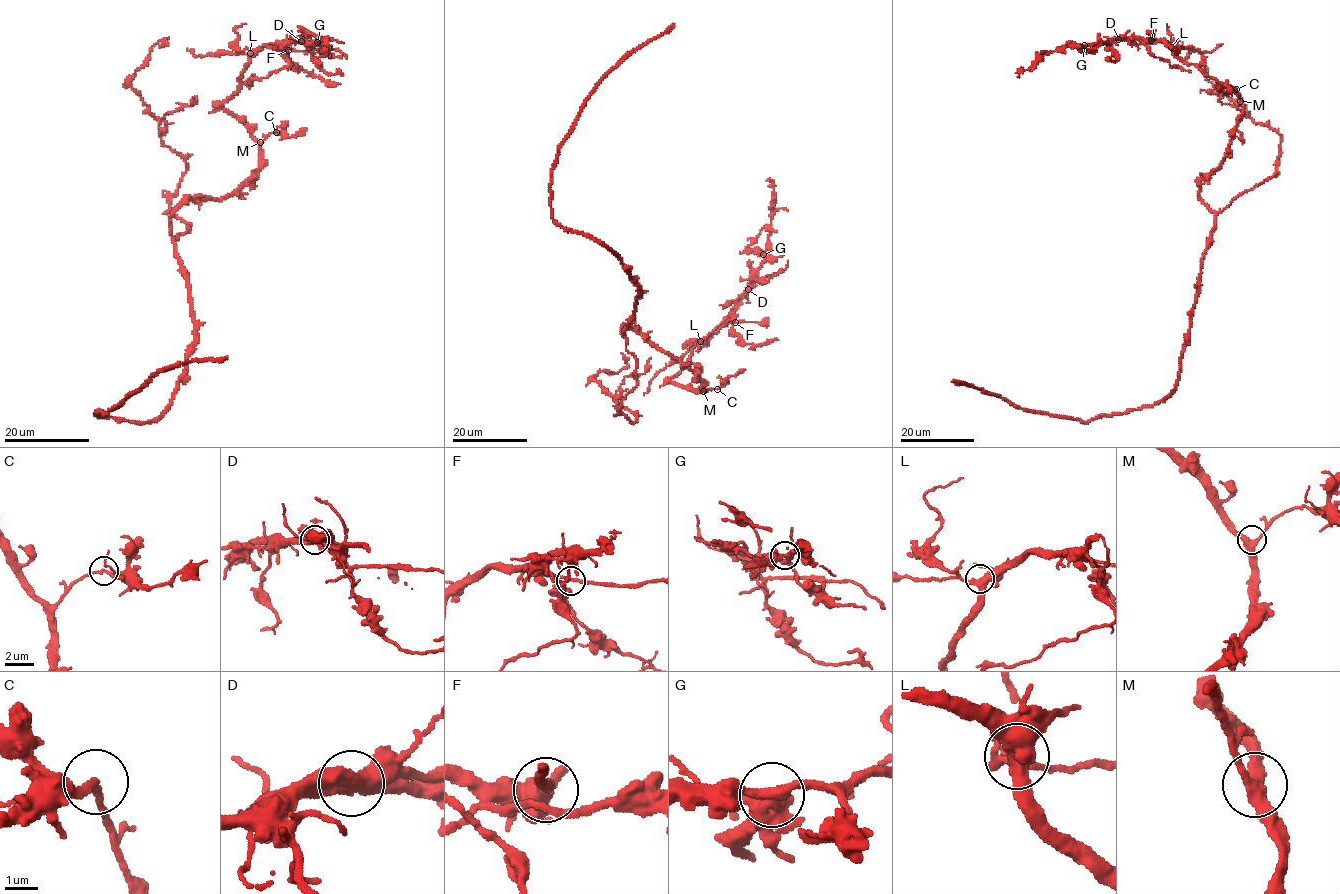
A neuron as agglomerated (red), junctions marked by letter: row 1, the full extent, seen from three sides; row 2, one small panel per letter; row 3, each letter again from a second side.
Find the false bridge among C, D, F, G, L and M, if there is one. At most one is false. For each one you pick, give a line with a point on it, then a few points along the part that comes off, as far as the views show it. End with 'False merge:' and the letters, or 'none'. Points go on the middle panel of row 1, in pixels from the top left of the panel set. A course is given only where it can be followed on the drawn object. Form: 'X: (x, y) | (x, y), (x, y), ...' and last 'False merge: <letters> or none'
D: (748, 289) | (748, 289), (733, 315), (735, 316), (715, 333), (709, 333), (701, 341), (698, 352)
False merge: D

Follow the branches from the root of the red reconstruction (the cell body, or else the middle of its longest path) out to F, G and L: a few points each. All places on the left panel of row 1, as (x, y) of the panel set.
F: (176, 258), (173, 211), (190, 199), (227, 197), (260, 166), (258, 141), (221, 106), (256, 52), (288, 50)
G: (176, 258), (173, 211), (227, 197), (260, 166), (258, 141), (221, 106), (251, 58), (317, 42)
L: (176, 258), (173, 211), (190, 199), (227, 197), (260, 166), (258, 141), (221, 106), (238, 88), (250, 53)

